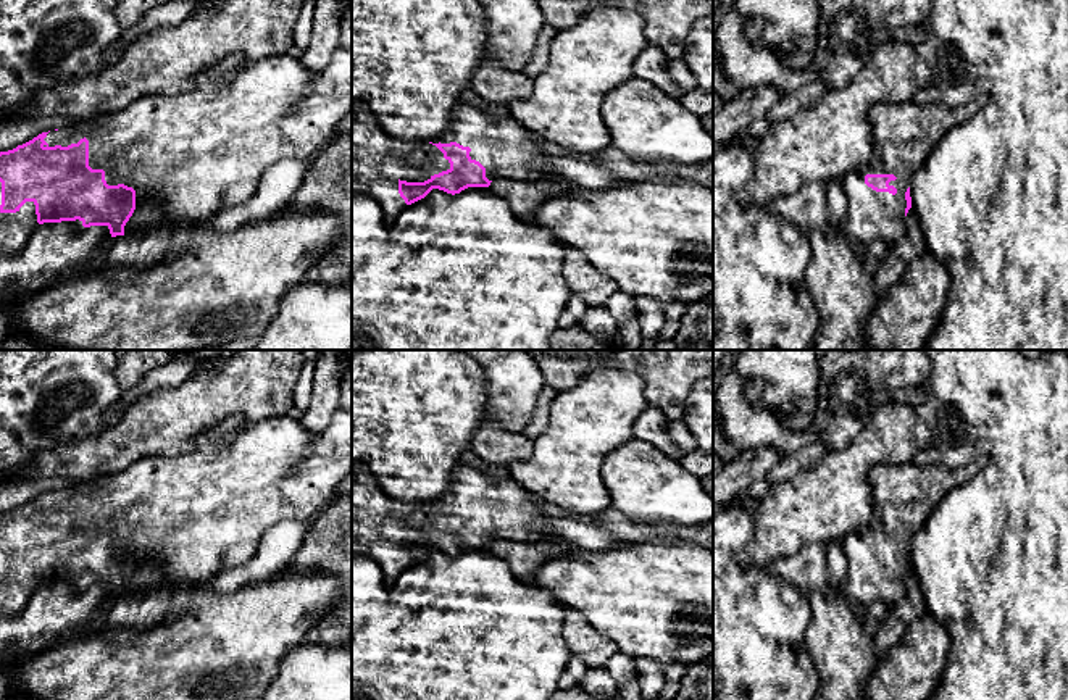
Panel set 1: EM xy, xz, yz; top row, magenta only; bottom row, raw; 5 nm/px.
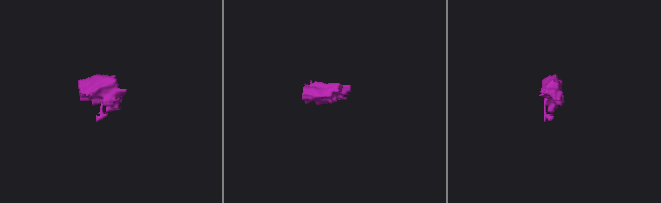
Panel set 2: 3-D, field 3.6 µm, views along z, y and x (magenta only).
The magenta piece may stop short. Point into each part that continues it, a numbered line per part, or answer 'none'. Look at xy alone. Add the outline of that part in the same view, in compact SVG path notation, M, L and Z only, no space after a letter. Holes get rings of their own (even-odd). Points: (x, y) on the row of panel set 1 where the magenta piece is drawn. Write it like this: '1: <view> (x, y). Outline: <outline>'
1: xy (189, 155). Outline: M339 47L329 65L321 73L311 73L307 69L298 58L284 55L273 55L263 60L252 61L244 53L232 53L224 58L218 66L210 71L205 71L195 77L192 89L168 95L168 94L148 94L144 95L115 113L100 115L90 119L84 119L76 126L50 131L44 139L48 147L61 145L68 147L77 144L81 139L89 140L89 166L92 169L103 169L105 181L108 185L124 184L136 190L136 208L153 206L160 211L161 216L166 216L168 221L187 221L187 223L203 223L213 218L216 213L226 208L239 206L247 203L257 192L260 181L265 171L274 163L284 158L313 158L319 150L323 150L337 134L339 123L352 110L352 50Z
2: xy (16, 228). Outline: M26 202L16 213L0 213L0 256L23 250L37 226L34 202Z

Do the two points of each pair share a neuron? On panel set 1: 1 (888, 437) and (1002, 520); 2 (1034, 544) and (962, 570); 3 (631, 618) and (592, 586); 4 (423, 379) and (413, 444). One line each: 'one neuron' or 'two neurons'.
1: two neurons
2: one neuron
3: one neuron
4: one neuron

